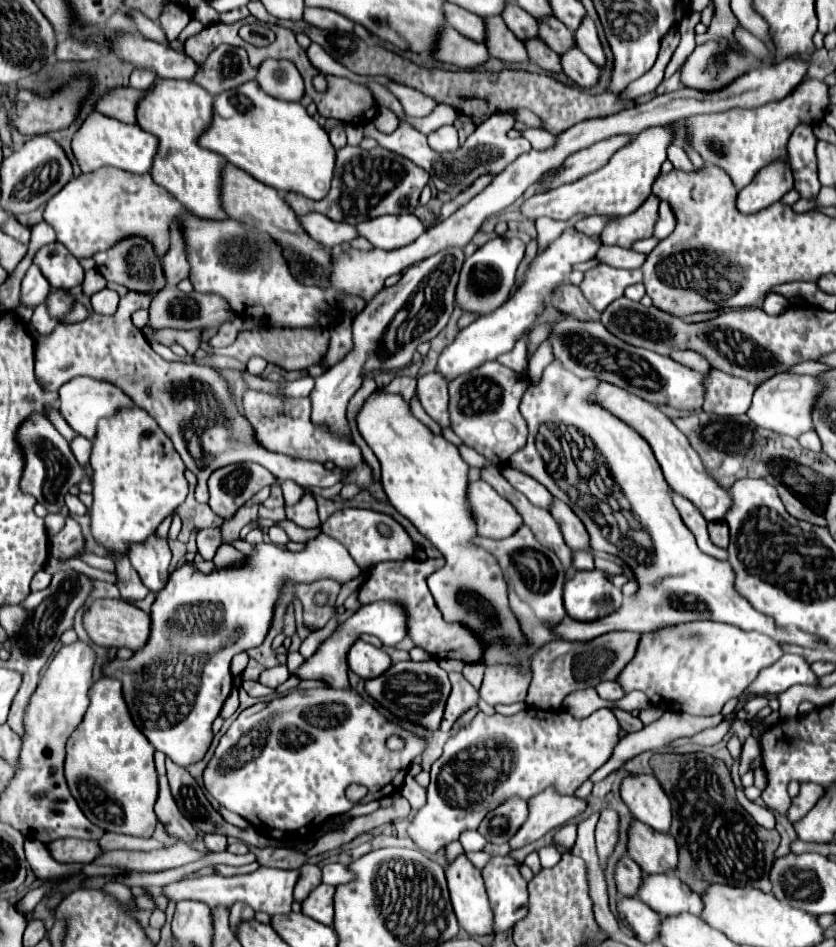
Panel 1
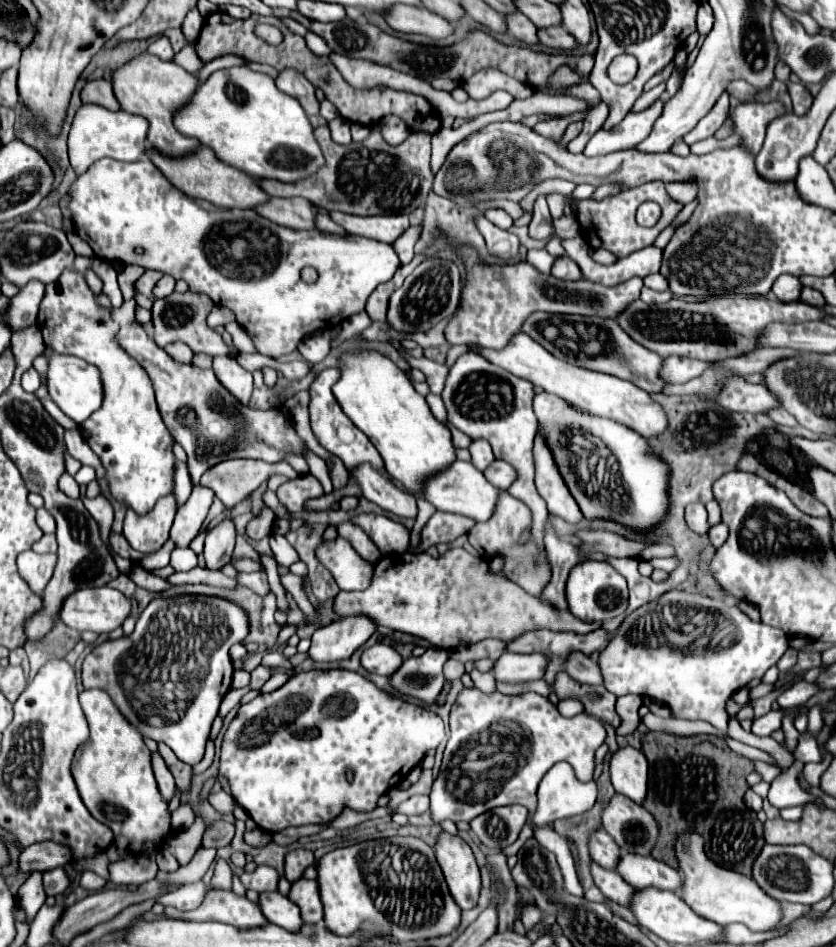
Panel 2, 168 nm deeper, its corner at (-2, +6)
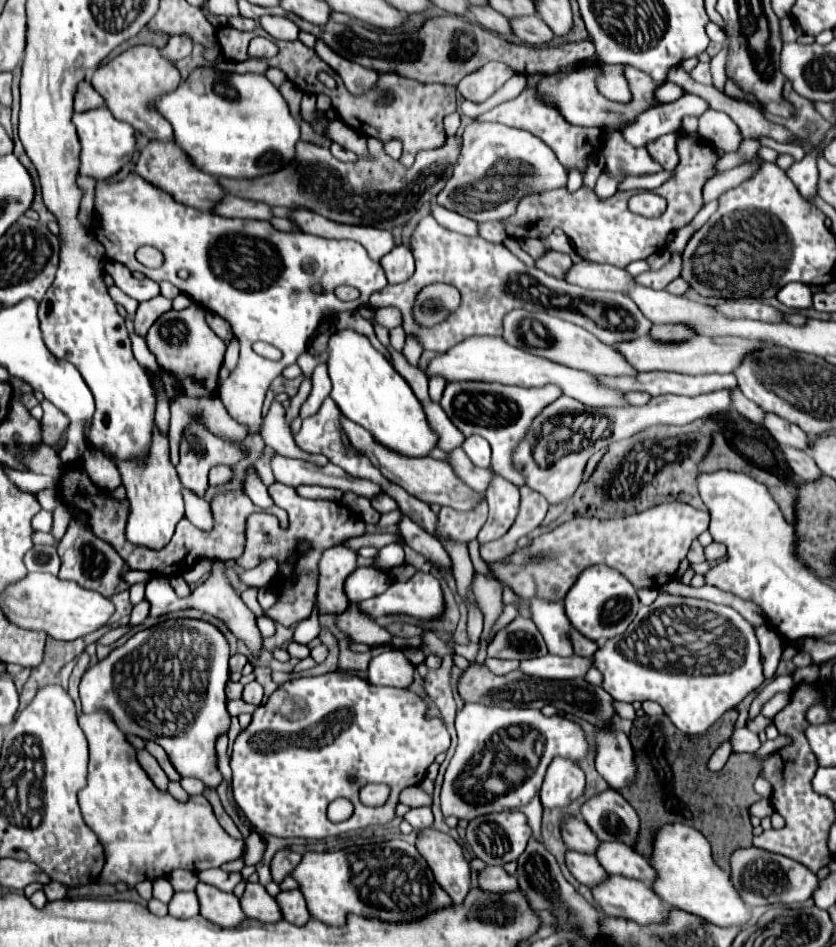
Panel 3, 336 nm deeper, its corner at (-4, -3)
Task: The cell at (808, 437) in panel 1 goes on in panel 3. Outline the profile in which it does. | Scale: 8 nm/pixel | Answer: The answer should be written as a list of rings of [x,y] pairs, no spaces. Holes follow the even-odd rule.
[[[728,388],[728,392],[732,394],[732,406],[736,412],[740,412],[742,416],[746,416],[750,422],[756,422],[756,424],[762,424],[764,420],[764,410],[760,406],[756,406],[752,400],[744,398],[744,394],[738,390],[738,388]]]

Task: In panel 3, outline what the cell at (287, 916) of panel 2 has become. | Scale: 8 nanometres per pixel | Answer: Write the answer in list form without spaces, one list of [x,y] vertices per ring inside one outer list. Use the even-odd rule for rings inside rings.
[[[246,884],[246,890],[240,898],[240,906],[248,918],[256,918],[260,922],[278,922],[282,914],[276,906],[276,900],[264,890],[262,884]]]

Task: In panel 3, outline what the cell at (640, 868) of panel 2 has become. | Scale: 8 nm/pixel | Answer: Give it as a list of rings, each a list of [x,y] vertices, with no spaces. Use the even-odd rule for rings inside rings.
[[[600,842],[594,856],[608,874],[624,874],[646,884],[650,884],[656,878],[648,860],[622,842]]]

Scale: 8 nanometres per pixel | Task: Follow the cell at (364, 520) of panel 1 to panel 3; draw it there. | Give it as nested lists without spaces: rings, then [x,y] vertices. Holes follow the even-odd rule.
[[[390,544],[382,548],[382,554],[378,554],[378,558],[374,560],[374,568],[376,570],[390,570],[396,566],[404,564],[404,550],[400,544]]]

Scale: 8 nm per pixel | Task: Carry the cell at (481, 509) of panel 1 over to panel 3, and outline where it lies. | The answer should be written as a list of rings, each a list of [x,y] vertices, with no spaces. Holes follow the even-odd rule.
[[[340,416],[340,424],[342,424],[344,434],[350,440],[350,446],[354,450],[358,450],[360,454],[364,454],[384,474],[384,478],[402,486],[404,490],[408,490],[412,496],[424,500],[426,504],[440,504],[440,506],[452,506],[456,510],[470,510],[472,506],[476,506],[476,502],[480,502],[482,494],[468,490],[468,486],[464,486],[456,478],[456,474],[452,474],[452,468],[446,462],[434,460],[428,456],[412,458],[412,456],[398,454],[398,452],[382,446],[380,442],[376,442],[376,438],[372,438],[372,434],[368,434],[368,430],[364,430],[362,426],[356,426],[356,422],[348,422],[348,418],[344,418],[344,416]]]

